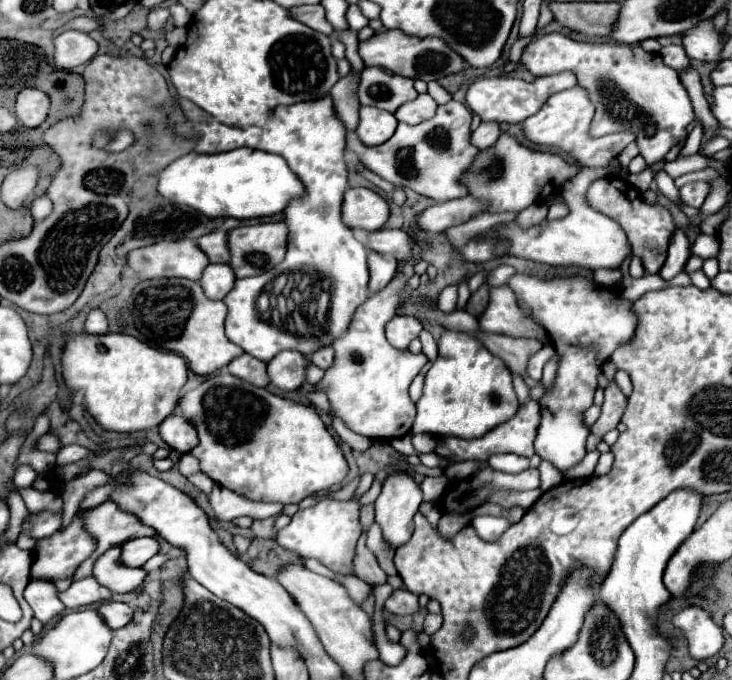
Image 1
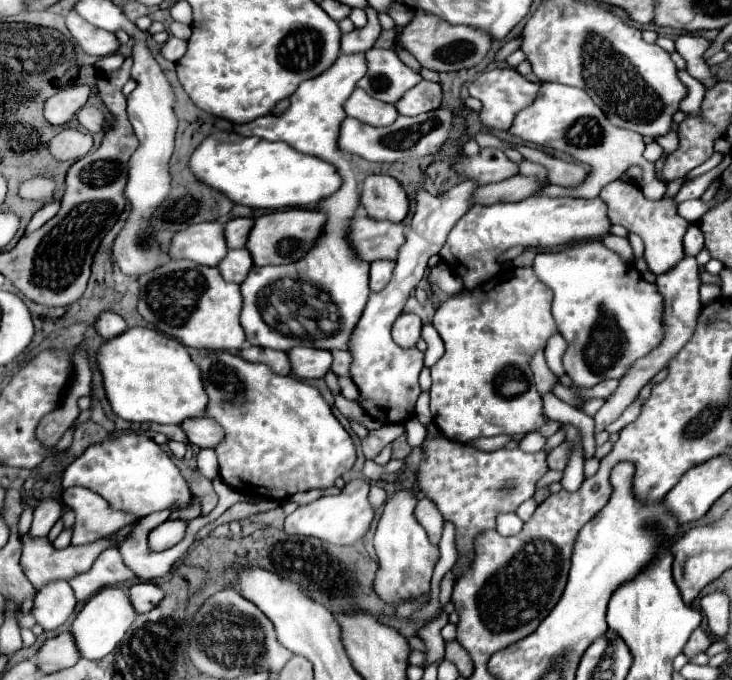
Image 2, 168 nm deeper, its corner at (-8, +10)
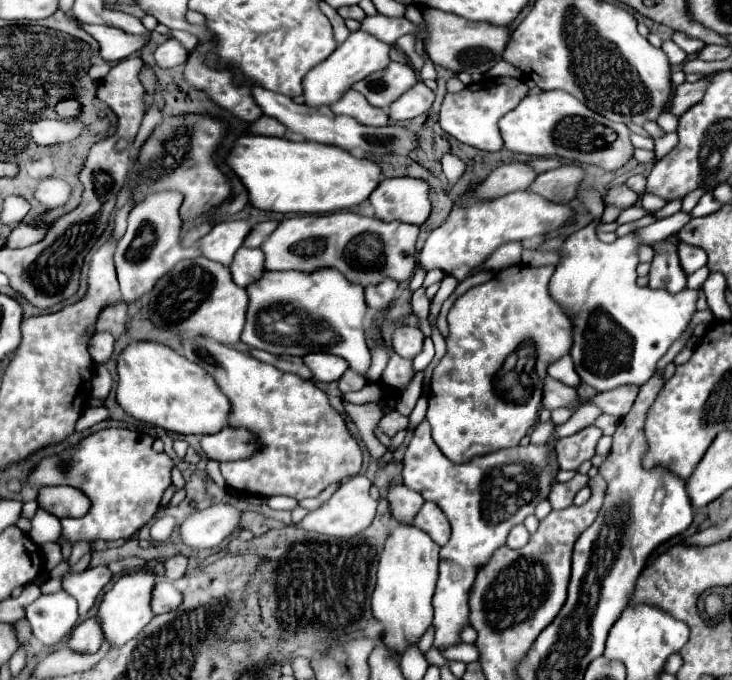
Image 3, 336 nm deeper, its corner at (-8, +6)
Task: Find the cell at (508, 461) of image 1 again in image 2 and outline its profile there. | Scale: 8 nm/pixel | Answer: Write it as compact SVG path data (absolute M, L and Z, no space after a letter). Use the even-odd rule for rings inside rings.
M533 431L533 433L527 433L527 435L521 439L519 447L521 447L523 451L527 451L527 453L535 453L535 451L541 451L541 449L545 447L545 441L547 441L547 439L545 439L541 433Z

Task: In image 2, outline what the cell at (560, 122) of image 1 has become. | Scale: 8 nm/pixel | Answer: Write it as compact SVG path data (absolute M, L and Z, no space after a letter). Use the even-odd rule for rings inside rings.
M543 83L535 101L515 115L515 119L509 127L509 133L527 143L559 149L559 151L571 155L573 159L587 163L591 167L587 181L583 185L579 185L577 189L549 185L537 195L547 195L547 197L569 195L569 197L587 197L587 199L597 197L599 191L603 189L603 185L619 179L633 165L643 167L645 184L642 192L647 199L659 200L665 195L665 189L667 189L665 183L657 179L653 163L645 161L645 157L643 157L645 143L643 143L641 135L631 133L629 129L613 127L611 121L603 115L603 111L591 101L591 97L587 97L587 93L583 93L583 89L561 85L561 83Z

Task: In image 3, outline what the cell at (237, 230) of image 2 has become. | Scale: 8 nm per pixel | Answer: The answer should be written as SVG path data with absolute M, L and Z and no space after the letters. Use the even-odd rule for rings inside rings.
M265 221L265 223L253 225L251 233L243 241L243 247L259 247L275 227L277 227L277 221Z

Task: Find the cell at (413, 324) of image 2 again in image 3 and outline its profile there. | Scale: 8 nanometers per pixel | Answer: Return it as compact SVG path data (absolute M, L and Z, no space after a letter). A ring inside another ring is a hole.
M403 325L403 327L397 327L395 329L393 339L391 339L391 345L393 345L395 353L399 353L401 357L413 359L421 351L421 345L423 345L424 339L423 333L417 327Z

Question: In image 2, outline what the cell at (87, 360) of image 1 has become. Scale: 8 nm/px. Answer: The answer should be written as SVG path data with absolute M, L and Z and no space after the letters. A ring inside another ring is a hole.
M131 327L101 347L97 363L103 373L107 399L125 421L181 425L185 419L205 415L209 399L203 389L201 371L191 361L187 349L165 333Z

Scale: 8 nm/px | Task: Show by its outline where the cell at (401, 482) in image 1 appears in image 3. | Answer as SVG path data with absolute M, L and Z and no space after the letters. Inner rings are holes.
M395 525L389 533L377 571L377 585L373 591L373 615L383 625L383 643L395 653L403 653L409 643L417 643L425 629L431 625L431 597L435 593L435 581L439 577L439 545L415 525Z

